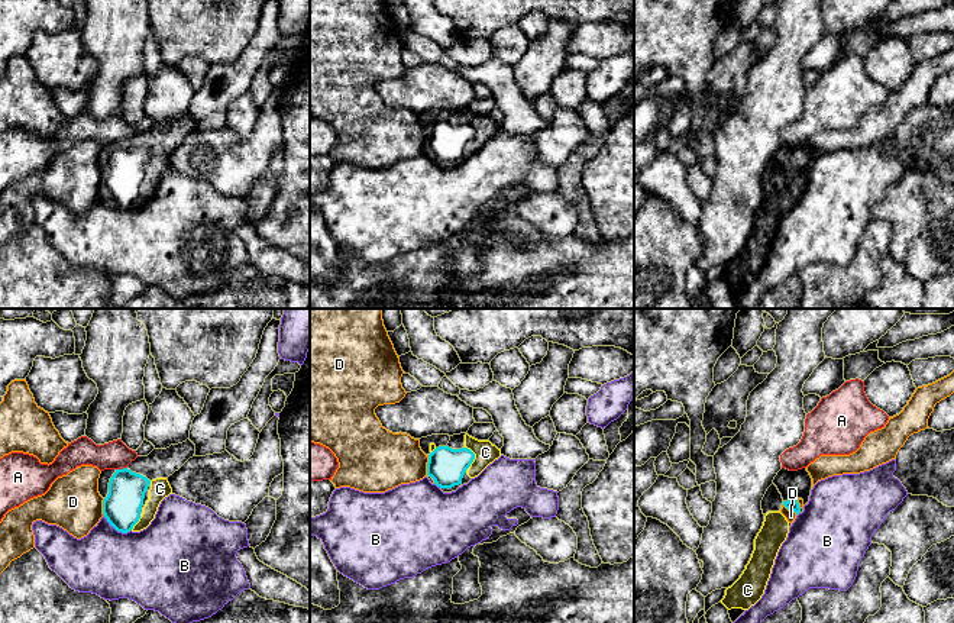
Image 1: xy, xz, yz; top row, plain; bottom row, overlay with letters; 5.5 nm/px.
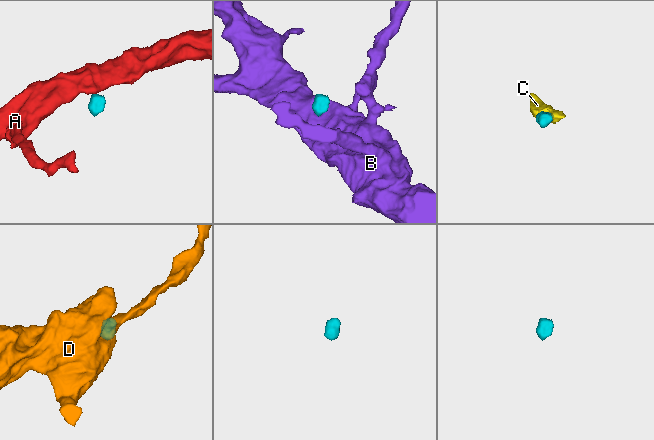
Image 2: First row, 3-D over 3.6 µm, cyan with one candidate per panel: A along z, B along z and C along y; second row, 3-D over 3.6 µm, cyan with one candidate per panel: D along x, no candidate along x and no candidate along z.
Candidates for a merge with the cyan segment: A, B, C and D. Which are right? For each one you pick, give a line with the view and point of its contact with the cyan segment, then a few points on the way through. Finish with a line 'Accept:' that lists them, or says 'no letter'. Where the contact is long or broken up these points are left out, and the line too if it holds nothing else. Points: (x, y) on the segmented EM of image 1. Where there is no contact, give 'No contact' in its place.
C: Touches cyan at xz (474, 457)
Accept: C

